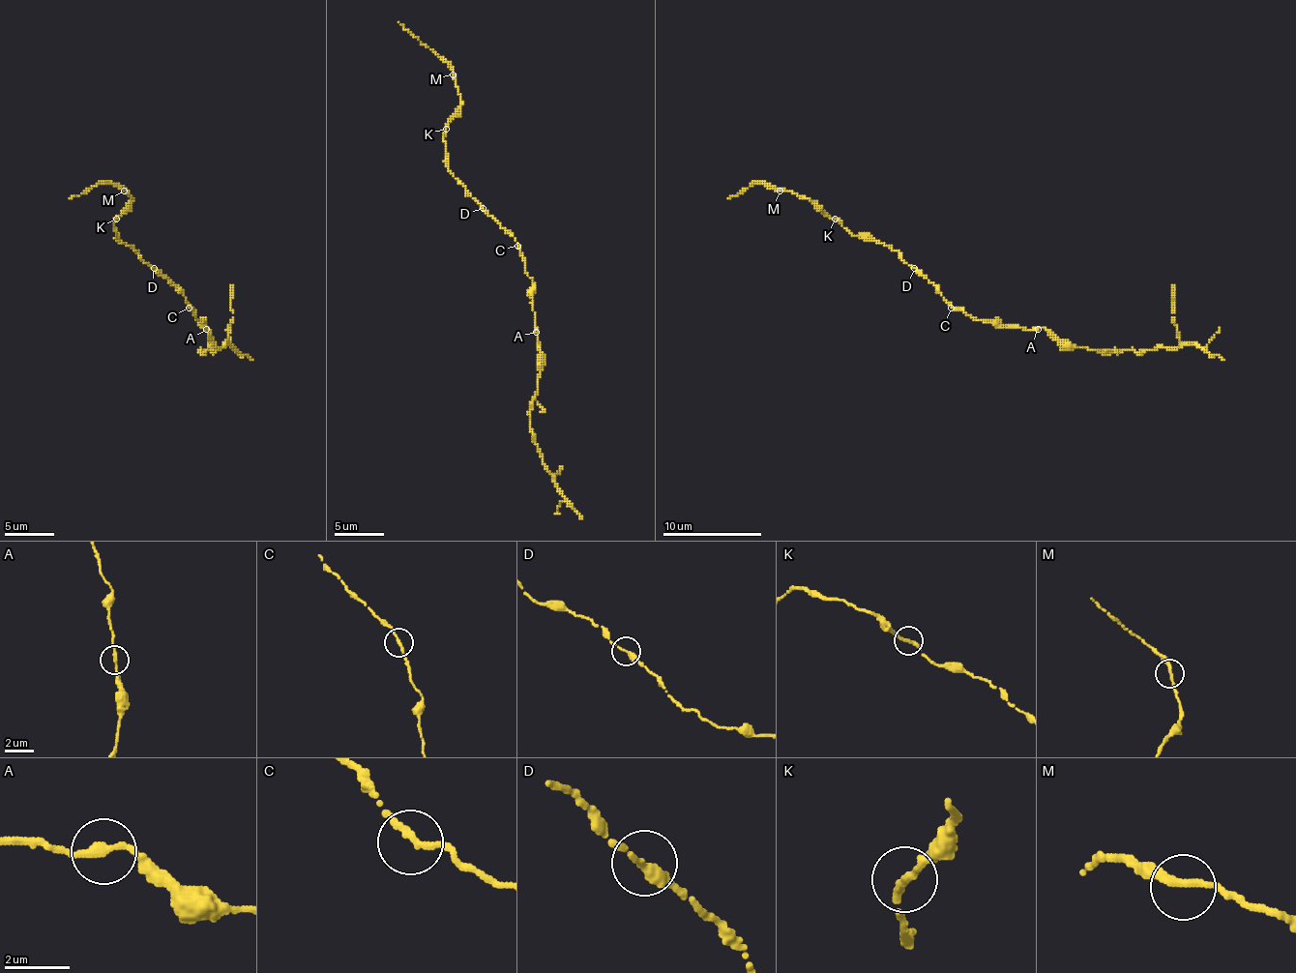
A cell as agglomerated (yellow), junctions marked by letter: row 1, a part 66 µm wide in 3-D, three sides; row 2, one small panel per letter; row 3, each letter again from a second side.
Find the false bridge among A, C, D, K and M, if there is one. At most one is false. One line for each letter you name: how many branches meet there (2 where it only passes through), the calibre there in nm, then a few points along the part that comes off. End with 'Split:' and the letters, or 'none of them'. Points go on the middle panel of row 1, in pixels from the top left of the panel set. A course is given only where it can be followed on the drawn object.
Split: none of them

